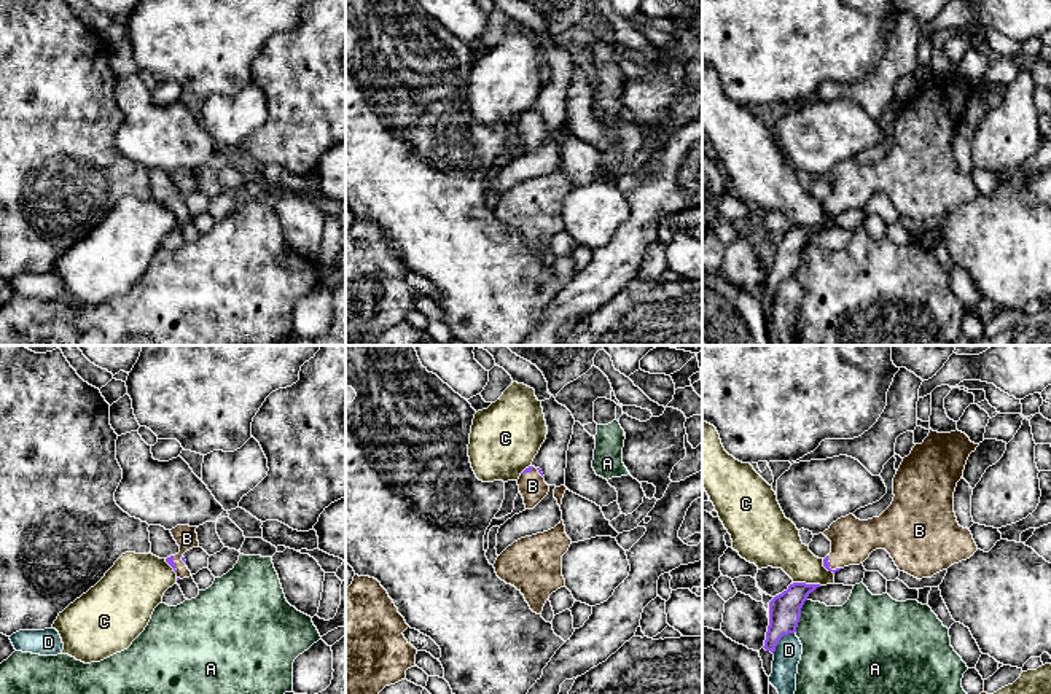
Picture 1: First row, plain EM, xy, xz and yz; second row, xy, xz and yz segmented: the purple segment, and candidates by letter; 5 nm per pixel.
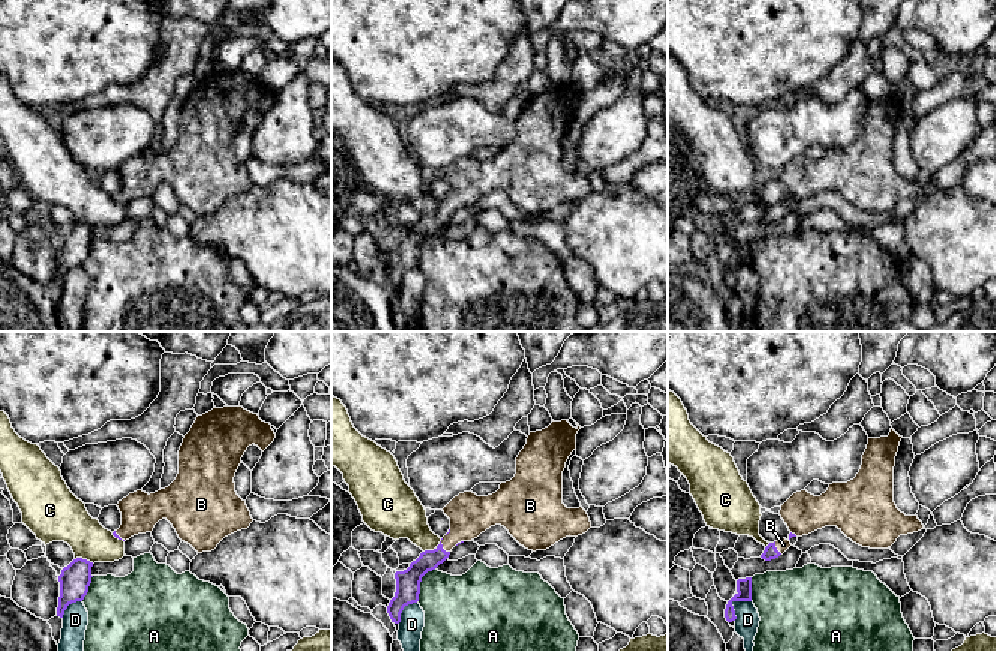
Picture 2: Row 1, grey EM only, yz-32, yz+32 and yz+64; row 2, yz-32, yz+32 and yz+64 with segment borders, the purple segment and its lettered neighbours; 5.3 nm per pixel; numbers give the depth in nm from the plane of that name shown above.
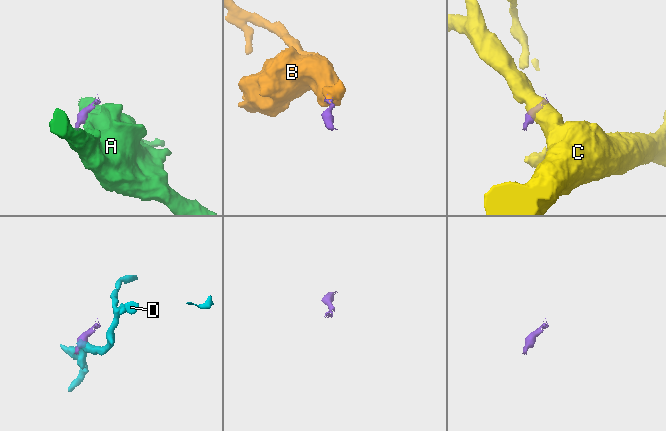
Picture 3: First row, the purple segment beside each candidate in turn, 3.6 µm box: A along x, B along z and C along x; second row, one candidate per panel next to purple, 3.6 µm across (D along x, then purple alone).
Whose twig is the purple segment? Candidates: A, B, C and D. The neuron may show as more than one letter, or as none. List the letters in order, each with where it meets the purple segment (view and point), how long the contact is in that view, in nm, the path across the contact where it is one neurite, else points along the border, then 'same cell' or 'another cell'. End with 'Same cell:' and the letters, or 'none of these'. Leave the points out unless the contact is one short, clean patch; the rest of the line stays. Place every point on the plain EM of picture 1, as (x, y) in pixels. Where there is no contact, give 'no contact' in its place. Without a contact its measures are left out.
A: meets purple in yz at (800, 260); contact 190 nm long; border along yz (806, 242), (793, 276); another cell
B: meets purple in xz at (532, 110); contact 120 nm long; runs through xz (527, 113), (532, 110), (532, 129); same cell
C: meets purple in yz at (808, 228); contact 140 nm long; border along yz (793, 225), (820, 228); another cell
D: meets purple in yz at (779, 282); contact 160 nm long; border along yz (793, 276), (785, 277), (773, 296); another cell
Same cell: B

